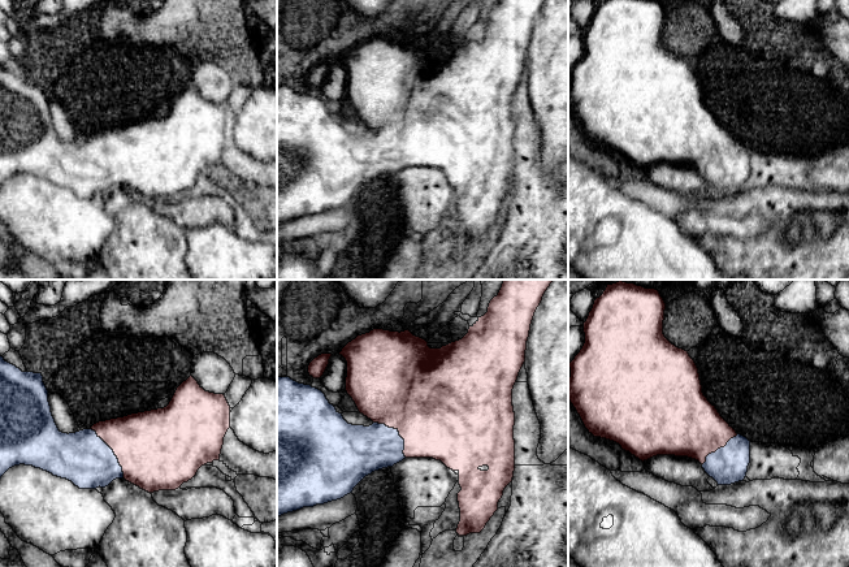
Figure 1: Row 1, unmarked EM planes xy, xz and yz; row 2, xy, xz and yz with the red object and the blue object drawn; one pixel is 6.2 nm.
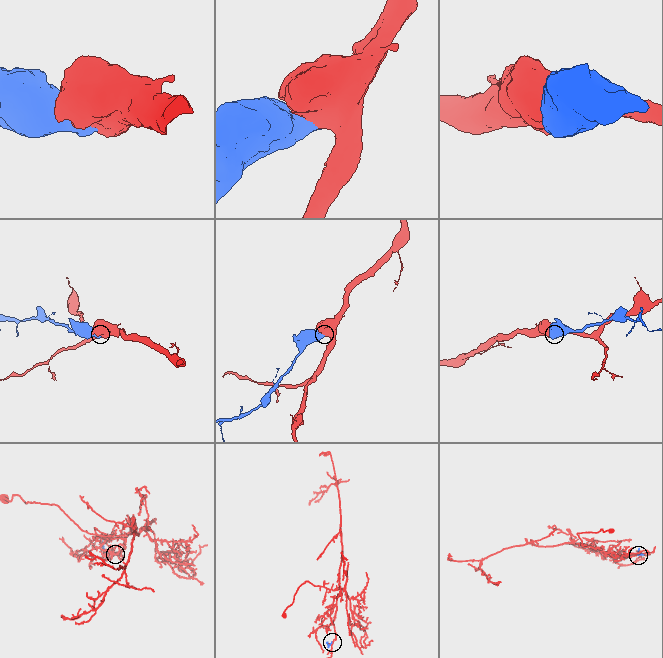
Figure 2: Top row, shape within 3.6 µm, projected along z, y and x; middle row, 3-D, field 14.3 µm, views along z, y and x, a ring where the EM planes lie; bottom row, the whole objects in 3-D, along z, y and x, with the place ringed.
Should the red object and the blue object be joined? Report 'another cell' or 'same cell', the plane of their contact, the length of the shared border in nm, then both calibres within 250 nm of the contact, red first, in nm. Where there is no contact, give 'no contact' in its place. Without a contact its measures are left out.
same cell; meets red in xy; contact 360 nm long; 460 nm thick on the red side, 320 nm on the other

